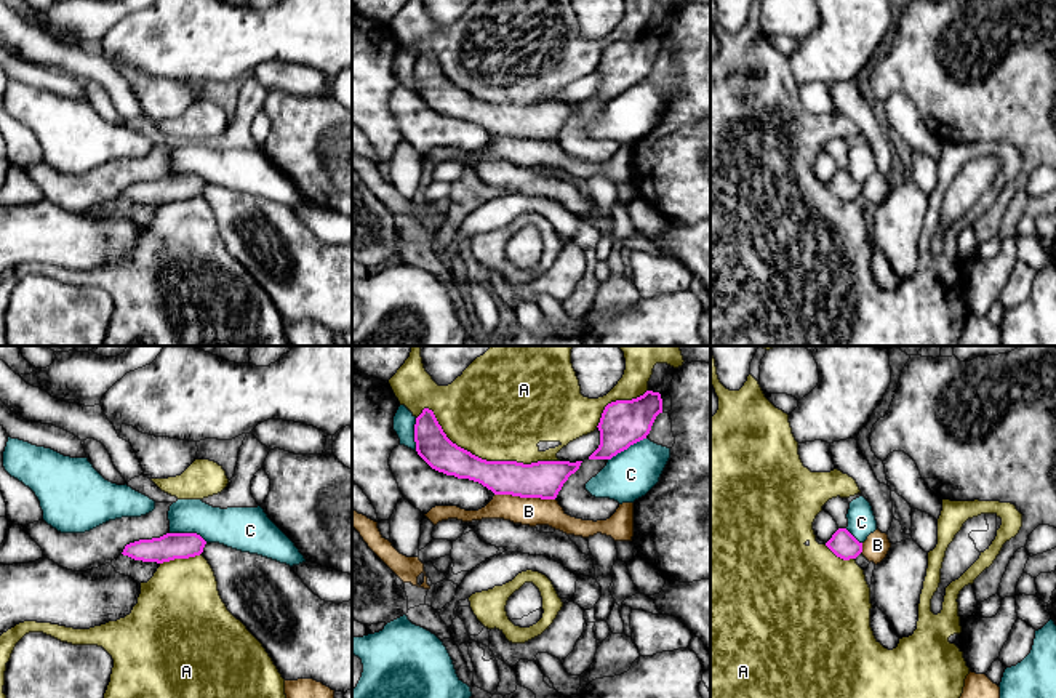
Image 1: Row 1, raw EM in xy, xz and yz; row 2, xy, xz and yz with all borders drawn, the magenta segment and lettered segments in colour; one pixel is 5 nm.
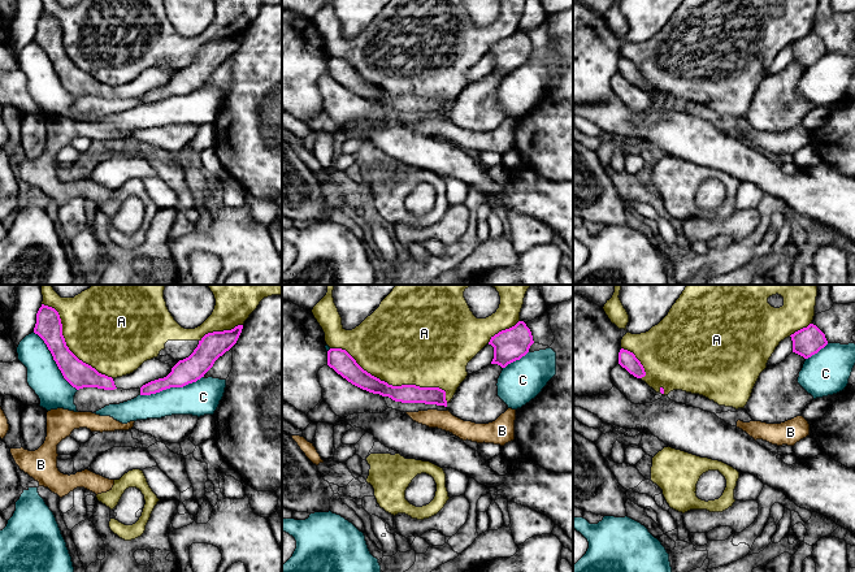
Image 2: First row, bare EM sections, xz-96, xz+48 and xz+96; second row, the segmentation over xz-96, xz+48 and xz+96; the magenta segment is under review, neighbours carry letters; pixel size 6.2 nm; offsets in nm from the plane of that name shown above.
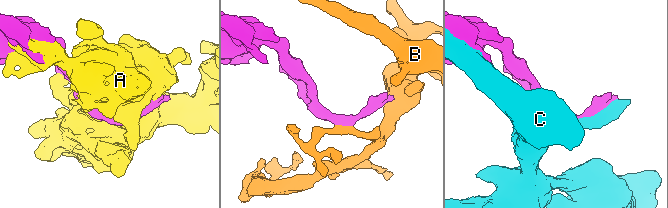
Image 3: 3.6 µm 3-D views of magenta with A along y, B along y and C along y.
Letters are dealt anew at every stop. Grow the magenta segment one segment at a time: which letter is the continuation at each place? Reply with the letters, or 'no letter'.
B

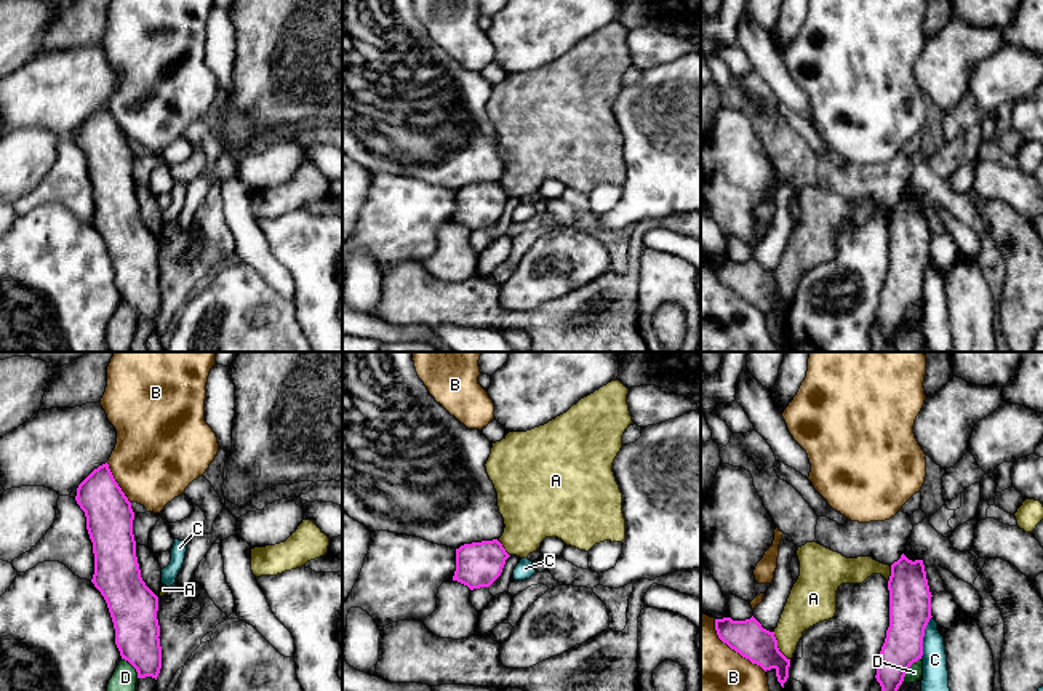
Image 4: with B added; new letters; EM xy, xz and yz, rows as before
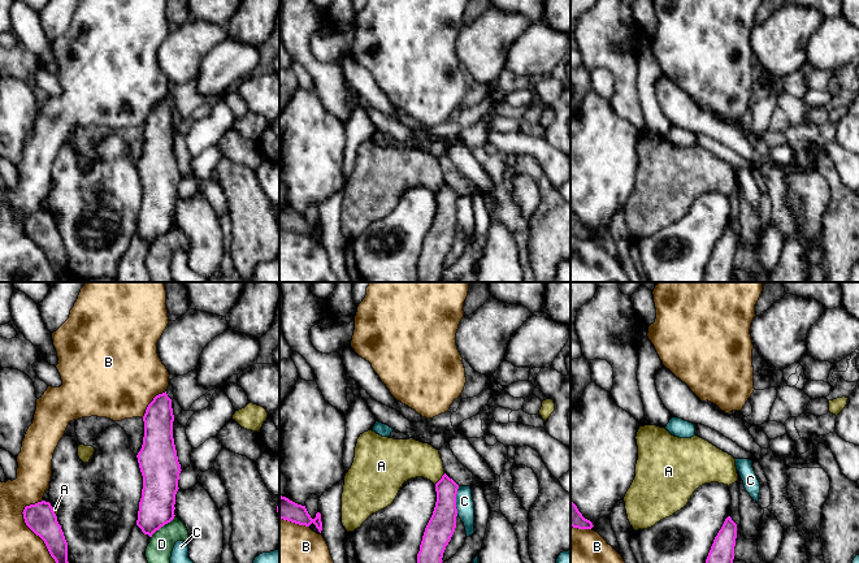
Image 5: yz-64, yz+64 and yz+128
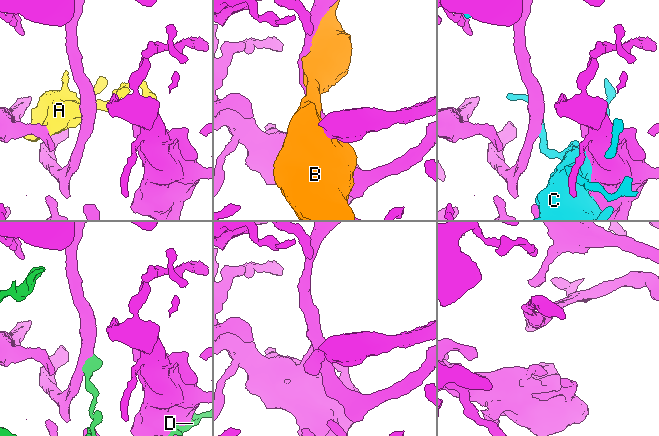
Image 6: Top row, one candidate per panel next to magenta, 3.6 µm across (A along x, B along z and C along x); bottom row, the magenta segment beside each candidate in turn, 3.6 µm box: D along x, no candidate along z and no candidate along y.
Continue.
A

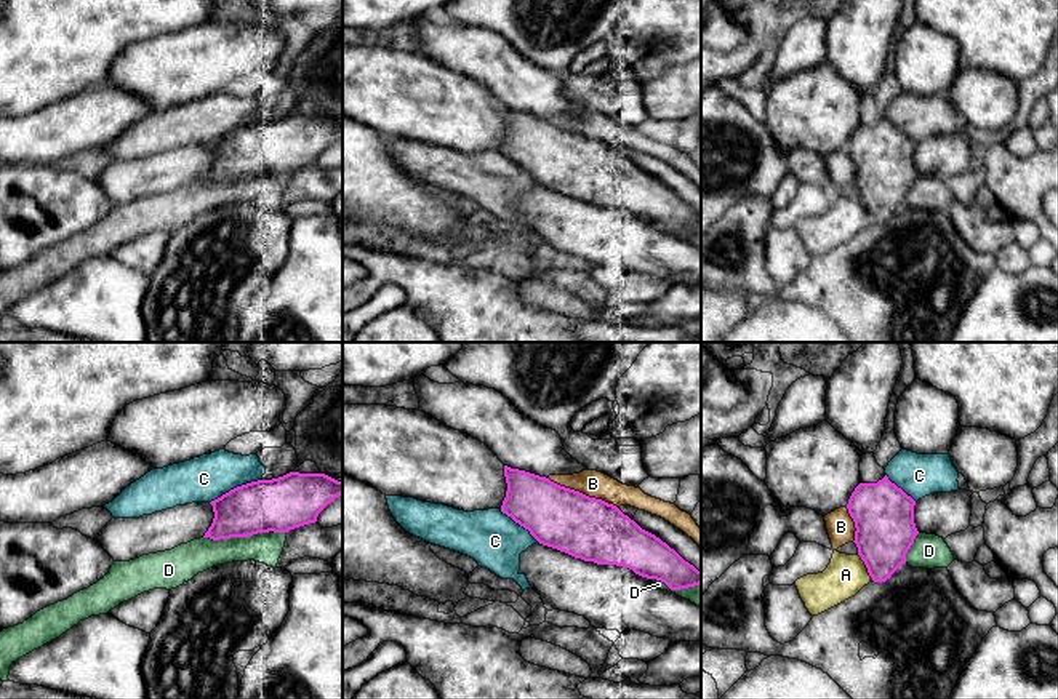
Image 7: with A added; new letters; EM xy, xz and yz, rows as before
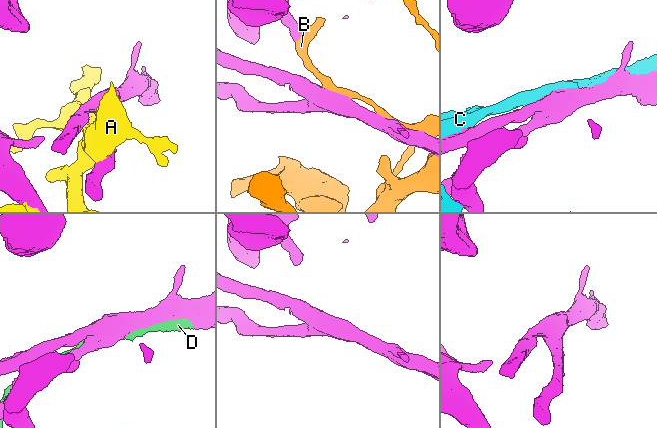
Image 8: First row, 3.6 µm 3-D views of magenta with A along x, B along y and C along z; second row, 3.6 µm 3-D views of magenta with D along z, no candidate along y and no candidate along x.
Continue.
D

